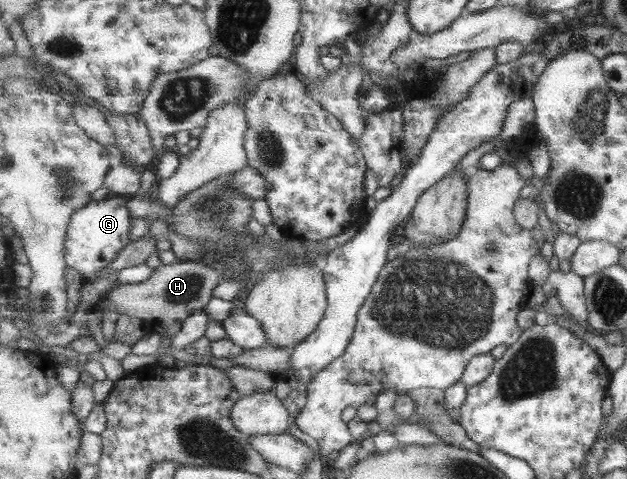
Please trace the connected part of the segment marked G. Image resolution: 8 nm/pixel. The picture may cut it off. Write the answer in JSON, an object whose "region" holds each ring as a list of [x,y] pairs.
{"region":[[[110,195],[75,212],[69,225],[69,235],[65,244],[67,265],[79,272],[83,278],[98,275],[119,256],[119,253],[132,241],[133,216],[129,212],[128,201],[120,195]]]}

